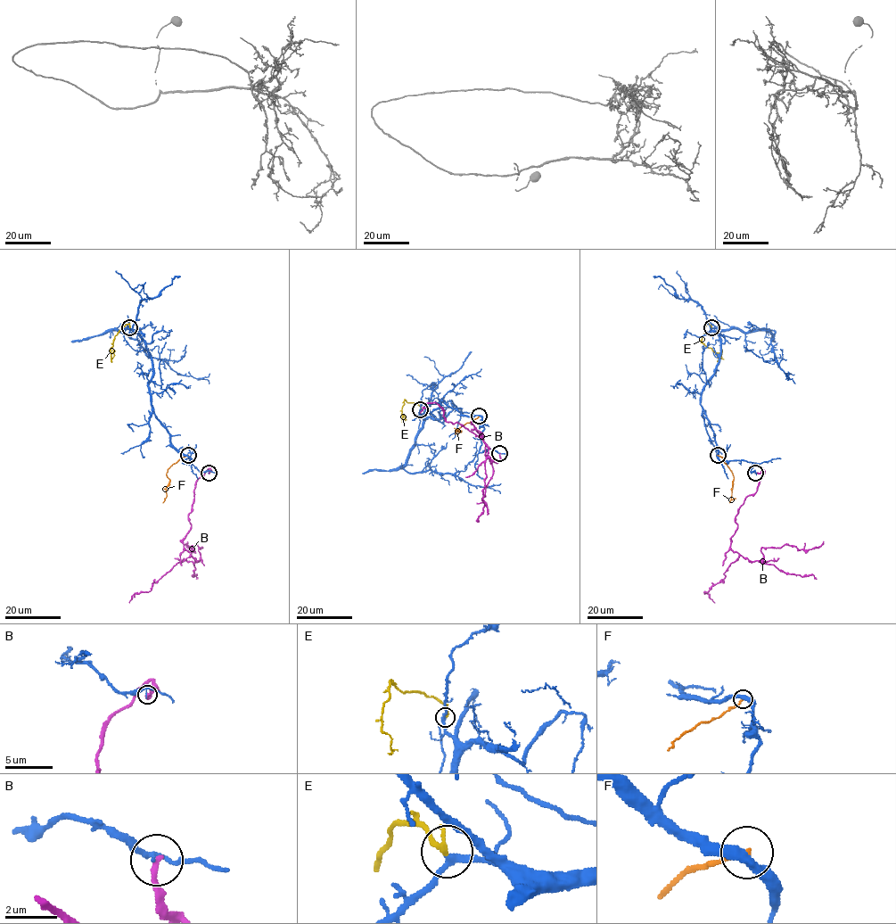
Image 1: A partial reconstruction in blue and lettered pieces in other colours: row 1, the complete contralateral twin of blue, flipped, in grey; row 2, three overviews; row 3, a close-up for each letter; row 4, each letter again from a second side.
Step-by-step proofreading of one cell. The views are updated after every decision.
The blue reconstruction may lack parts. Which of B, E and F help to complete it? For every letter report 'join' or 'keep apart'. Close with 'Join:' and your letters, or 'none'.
B: keep apart
E: join
F: keep apart
Join: E

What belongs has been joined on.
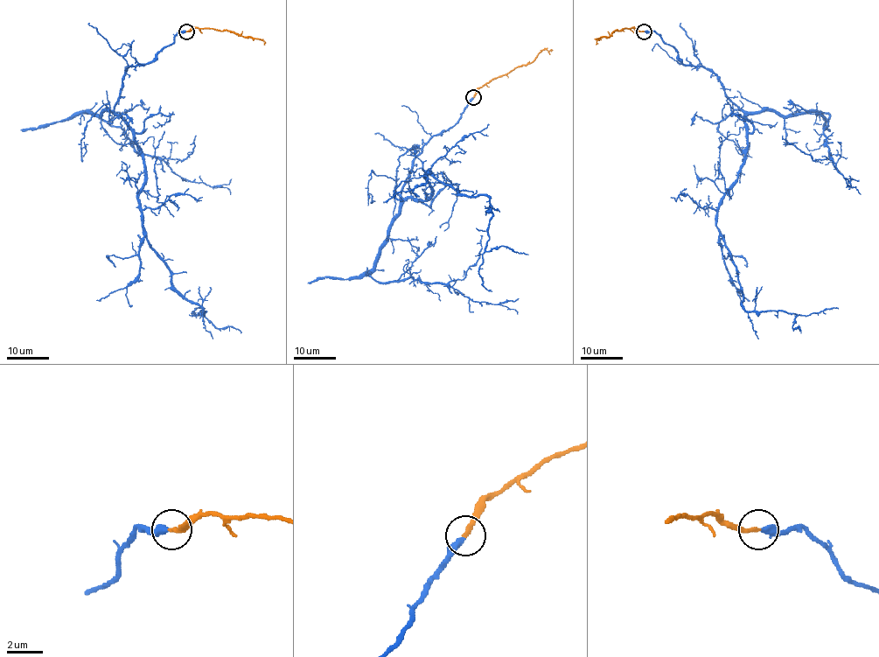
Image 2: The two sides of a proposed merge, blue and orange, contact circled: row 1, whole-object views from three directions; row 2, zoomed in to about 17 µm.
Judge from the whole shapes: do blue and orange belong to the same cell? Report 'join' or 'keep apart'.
join

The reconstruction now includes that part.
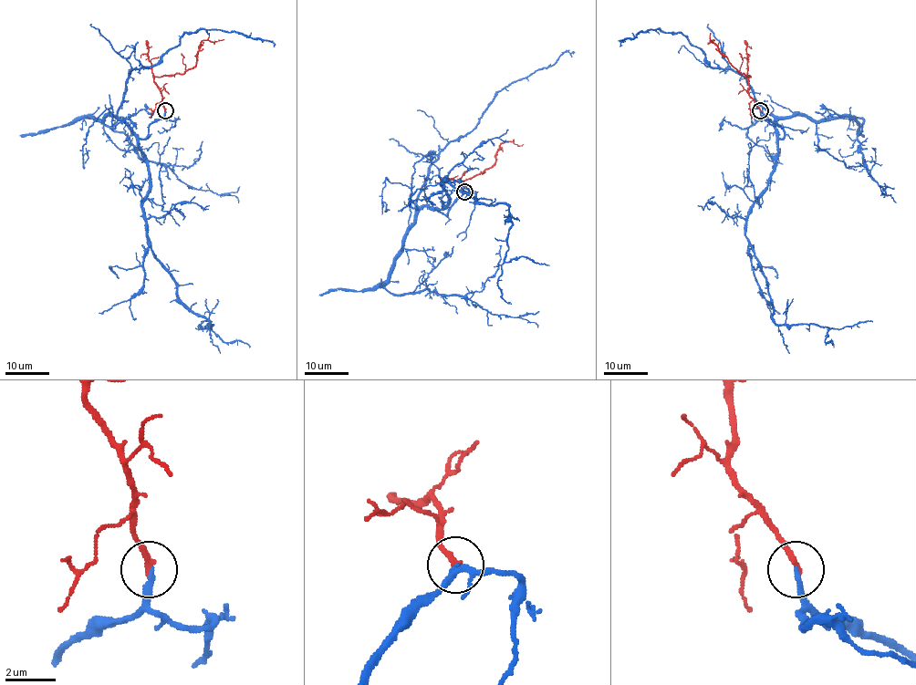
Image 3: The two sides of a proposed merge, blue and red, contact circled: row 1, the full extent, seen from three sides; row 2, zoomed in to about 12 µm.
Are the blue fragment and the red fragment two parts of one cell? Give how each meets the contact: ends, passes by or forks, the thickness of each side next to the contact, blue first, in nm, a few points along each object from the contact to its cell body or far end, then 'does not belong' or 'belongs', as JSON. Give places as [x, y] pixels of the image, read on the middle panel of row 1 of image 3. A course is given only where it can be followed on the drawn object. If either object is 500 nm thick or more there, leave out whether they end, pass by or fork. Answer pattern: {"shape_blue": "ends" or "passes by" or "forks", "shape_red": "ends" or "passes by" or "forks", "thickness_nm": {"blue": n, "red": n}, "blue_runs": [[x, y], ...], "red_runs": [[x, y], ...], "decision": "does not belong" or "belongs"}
{"shape_blue": "ends", "shape_red": "ends", "thickness_nm": {"blue": 240, "red": 260}, "blue_runs": [[464, 192], [447, 215], [438, 209], [445, 177], [476, 202], [505, 203], [504, 260], [549, 265]], "red_runs": [[464, 192], [460, 181], [453, 181], [471, 180], [483, 172], [495, 161], [497, 149], [502, 143], [523, 144]], "decision": "belongs"}

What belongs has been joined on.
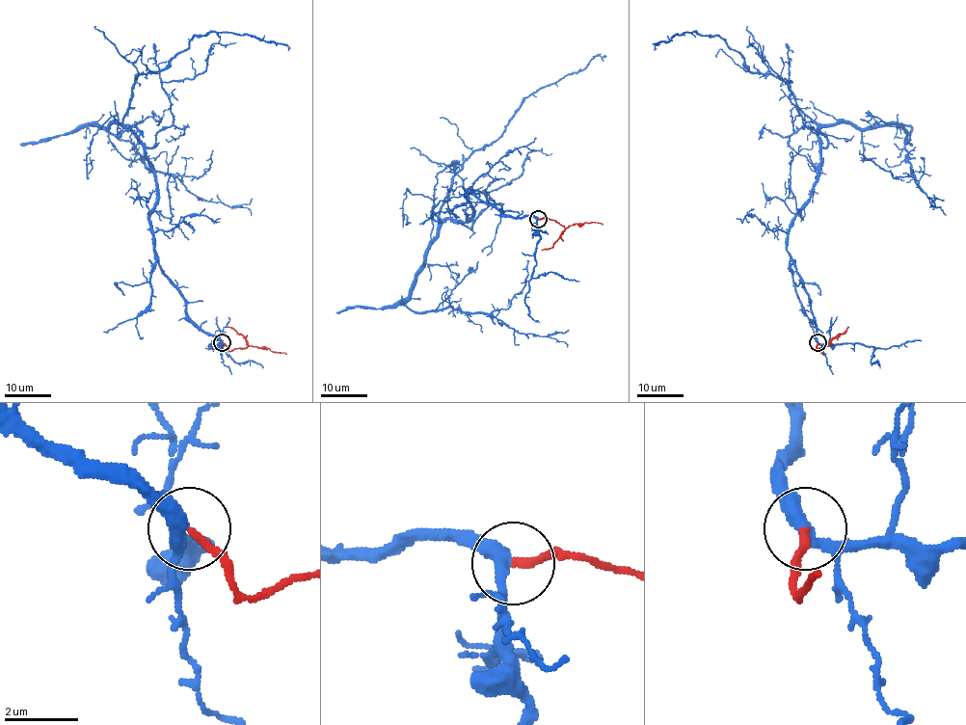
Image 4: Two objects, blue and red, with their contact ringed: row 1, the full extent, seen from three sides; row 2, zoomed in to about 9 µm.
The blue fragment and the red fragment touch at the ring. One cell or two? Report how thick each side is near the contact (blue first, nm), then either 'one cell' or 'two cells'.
360 nm thick on the blue side, 200 nm on the other; one cell

